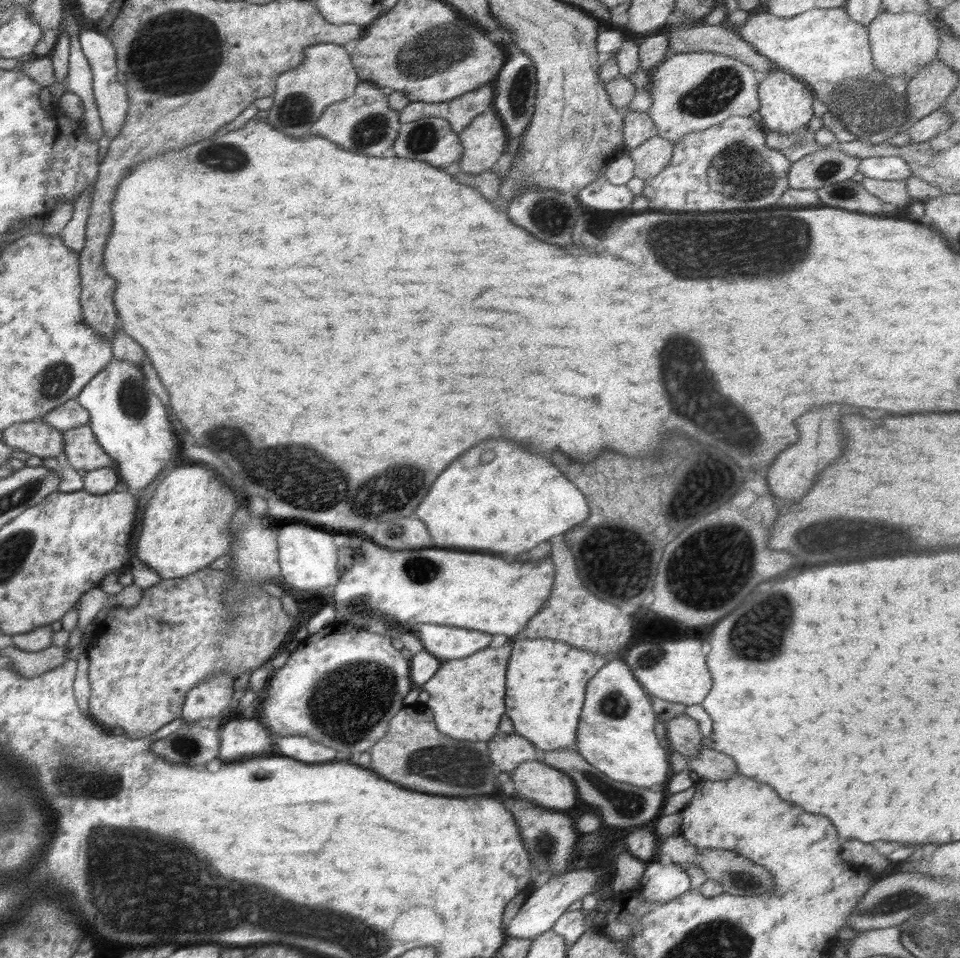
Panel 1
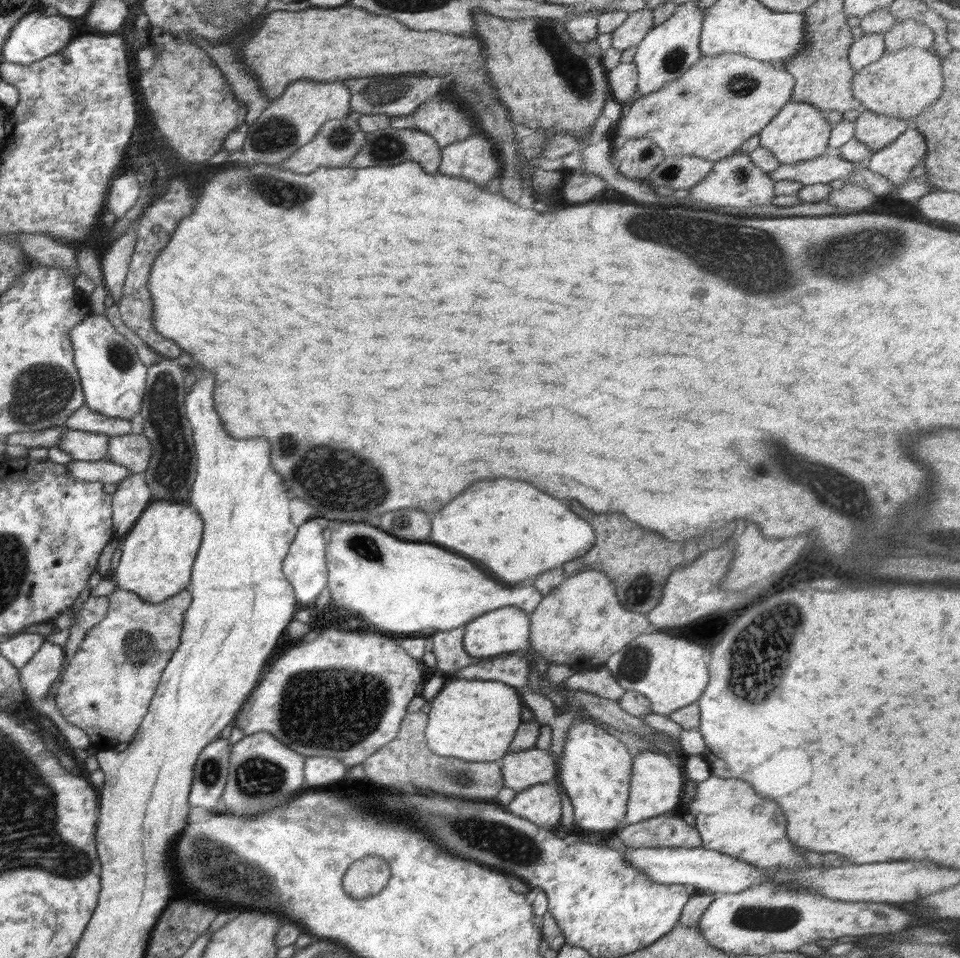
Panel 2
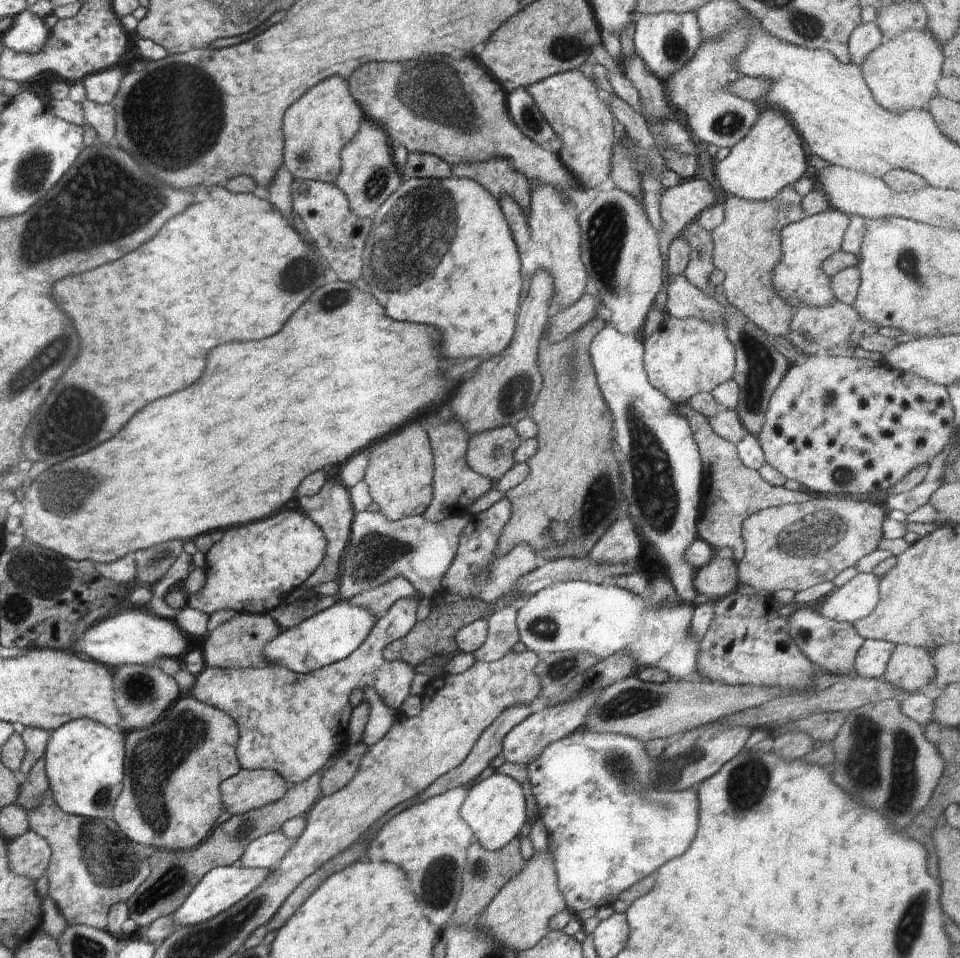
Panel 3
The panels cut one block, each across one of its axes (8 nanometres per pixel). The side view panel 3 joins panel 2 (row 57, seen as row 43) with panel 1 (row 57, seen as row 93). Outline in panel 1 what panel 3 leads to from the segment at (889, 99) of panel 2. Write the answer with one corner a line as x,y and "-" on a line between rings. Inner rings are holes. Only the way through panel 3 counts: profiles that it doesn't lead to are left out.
882,10
867,28
867,34
874,68
878,68
886,77
906,77
909,82
926,64
937,58
939,33
925,15
914,12
888,13

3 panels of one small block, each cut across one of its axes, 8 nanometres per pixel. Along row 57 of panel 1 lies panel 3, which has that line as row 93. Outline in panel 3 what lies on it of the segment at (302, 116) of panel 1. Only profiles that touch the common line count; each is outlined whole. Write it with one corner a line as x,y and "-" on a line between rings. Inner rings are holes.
330,76
316,86
312,86
286,111
283,118
283,167
290,171
294,179
334,183
334,180
340,174
340,150
344,148
344,144
348,144
352,140
352,136
360,128
360,122
362,122
364,116
362,108
356,102
348,87
348,82
344,78

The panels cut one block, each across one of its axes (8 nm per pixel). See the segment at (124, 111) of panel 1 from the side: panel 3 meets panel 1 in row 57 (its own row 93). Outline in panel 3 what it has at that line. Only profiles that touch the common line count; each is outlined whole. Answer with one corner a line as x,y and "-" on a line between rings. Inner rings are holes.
109,68
98,75
88,75
80,82
86,90
86,99
98,104
108,104
114,100
120,82
124,78
121,68

